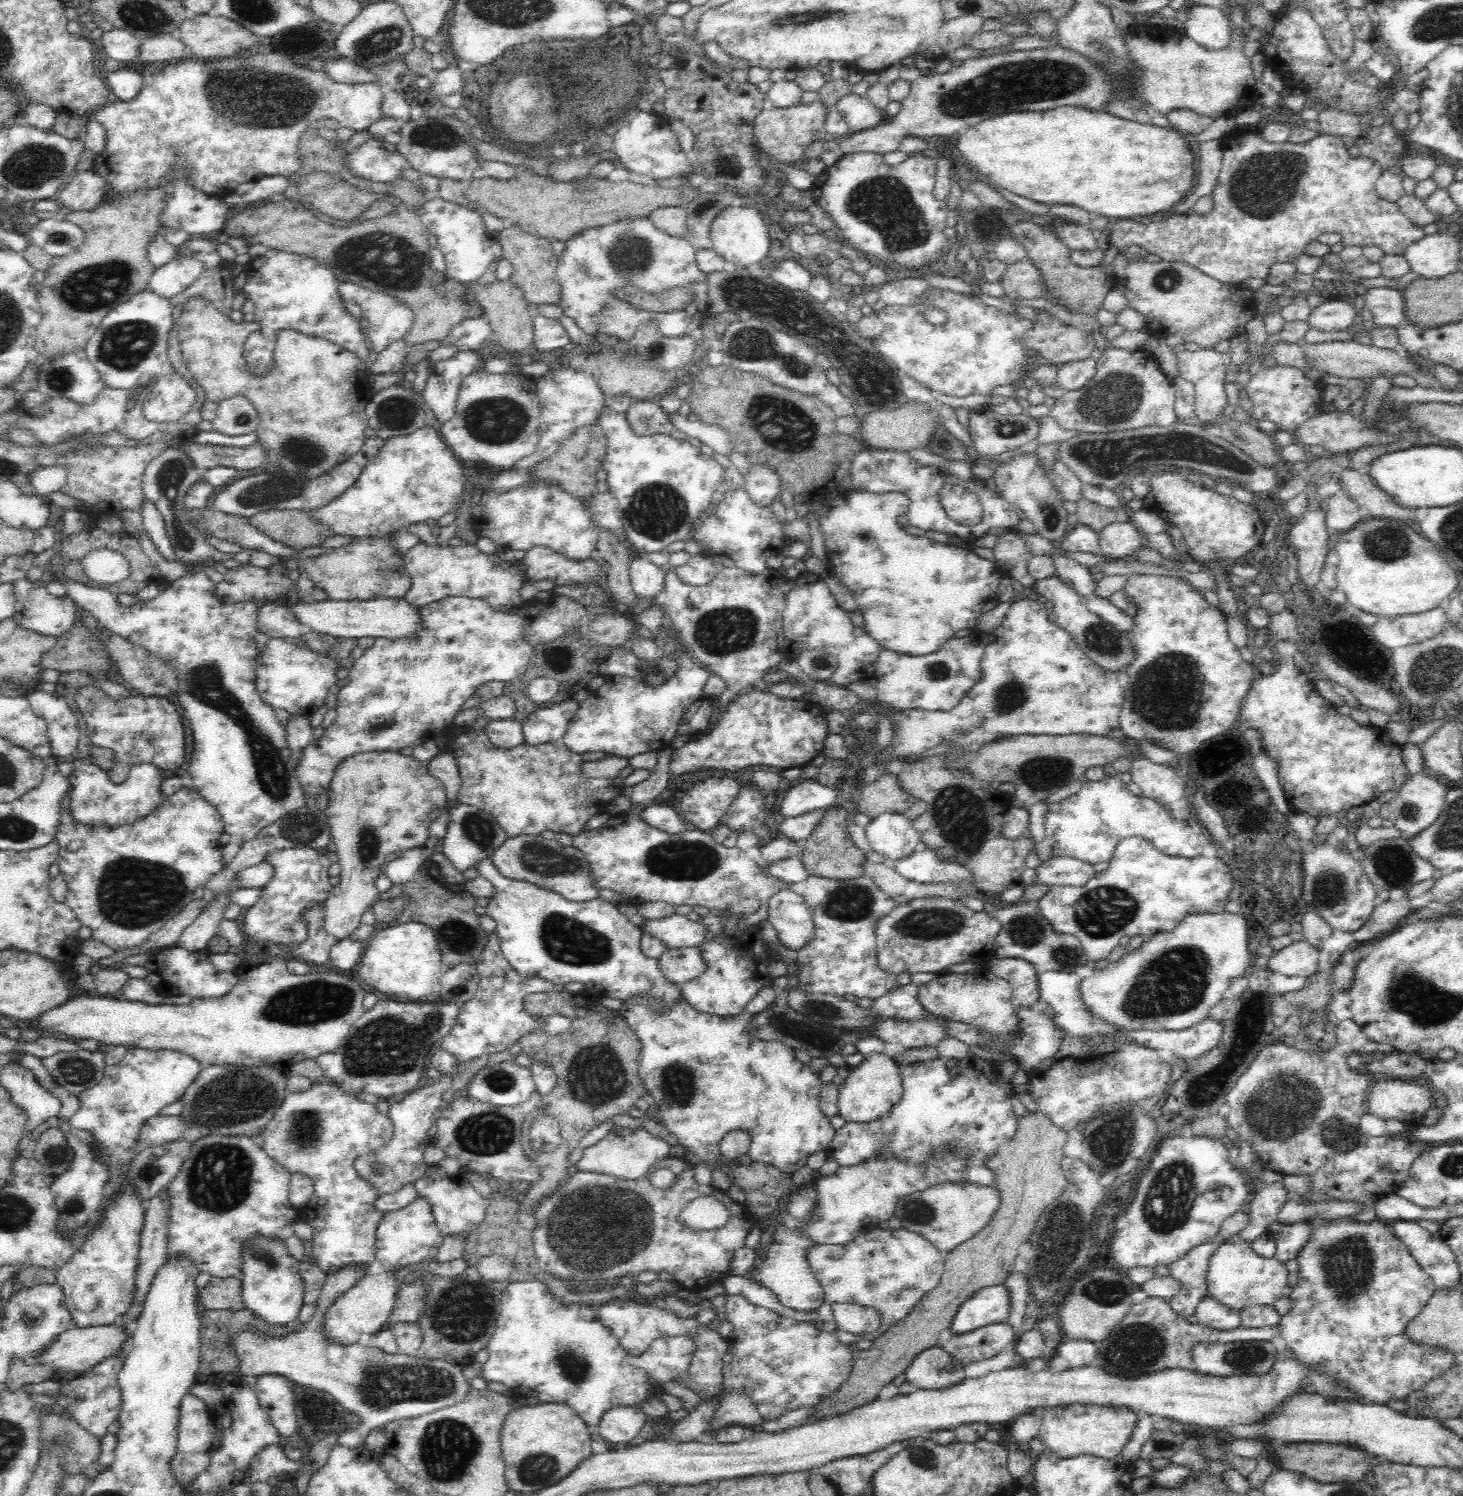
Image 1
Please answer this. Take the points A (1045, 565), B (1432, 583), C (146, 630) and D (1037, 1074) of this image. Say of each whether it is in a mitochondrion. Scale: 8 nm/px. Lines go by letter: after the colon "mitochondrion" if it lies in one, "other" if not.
A: other
B: other
C: other
D: other

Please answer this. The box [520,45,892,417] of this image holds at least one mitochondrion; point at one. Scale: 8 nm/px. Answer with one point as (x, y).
(752, 344)

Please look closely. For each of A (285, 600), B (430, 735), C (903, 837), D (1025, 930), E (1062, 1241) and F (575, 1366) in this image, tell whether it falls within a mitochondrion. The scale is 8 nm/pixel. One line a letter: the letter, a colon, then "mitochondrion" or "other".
A: other
B: other
C: other
D: mitochondrion
E: mitochondrion
F: mitochondrion

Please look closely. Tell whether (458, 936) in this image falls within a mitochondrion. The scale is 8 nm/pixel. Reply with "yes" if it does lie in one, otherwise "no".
yes

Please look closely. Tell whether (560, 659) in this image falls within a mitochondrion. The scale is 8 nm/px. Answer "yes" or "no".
yes

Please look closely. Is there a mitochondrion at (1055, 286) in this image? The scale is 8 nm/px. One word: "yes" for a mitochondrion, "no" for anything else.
yes

